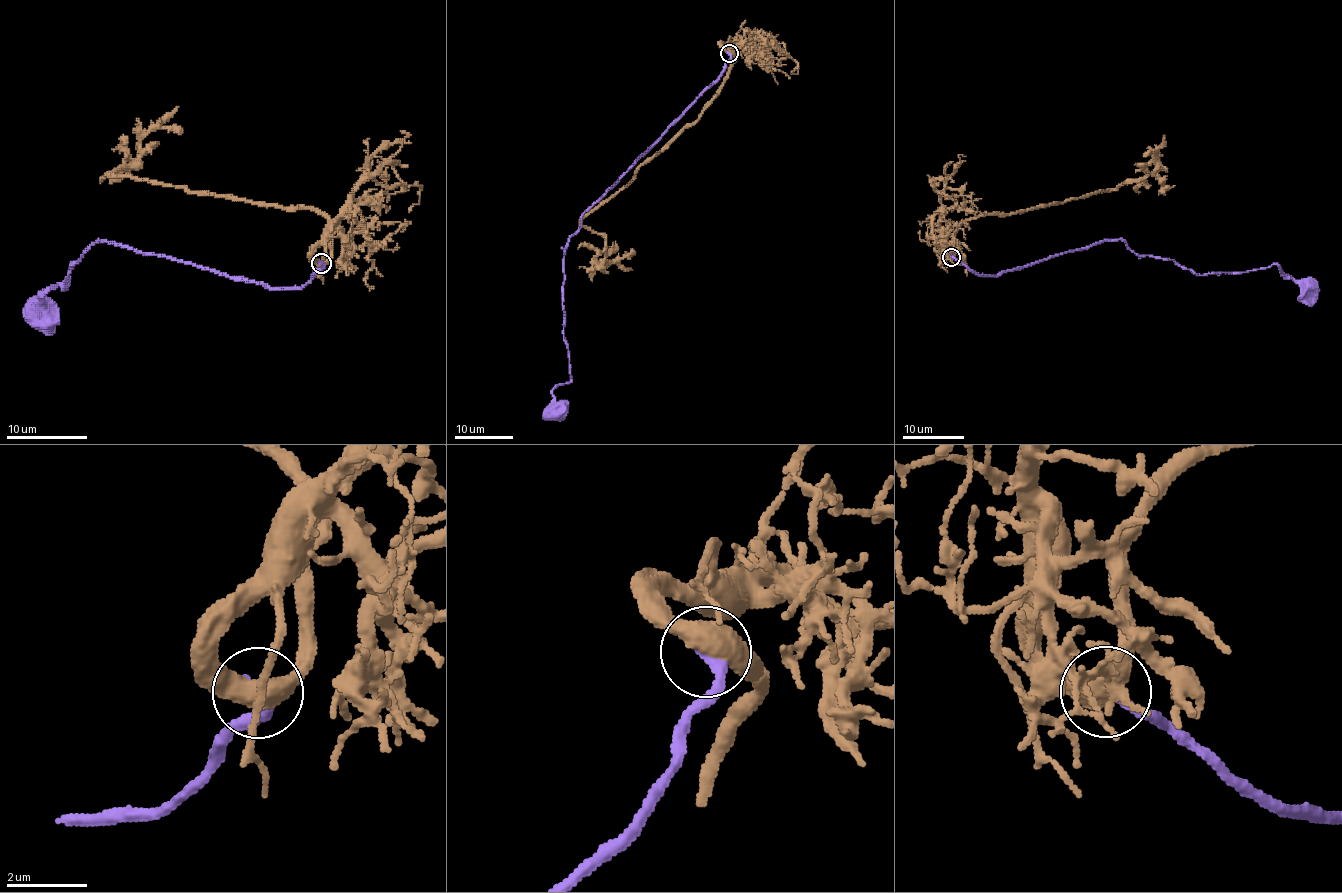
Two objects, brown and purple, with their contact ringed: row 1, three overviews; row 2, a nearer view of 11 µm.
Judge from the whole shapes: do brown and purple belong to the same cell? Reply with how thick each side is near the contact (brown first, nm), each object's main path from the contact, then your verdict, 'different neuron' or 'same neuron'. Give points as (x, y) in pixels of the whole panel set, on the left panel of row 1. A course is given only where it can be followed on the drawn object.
calibres 550 and 320 nm; course brown (320, 264), (330, 254), (334, 228), (313, 209), (261, 206), (107, 175), (134, 168), (141, 141), (178, 107); course purple (320, 264), (304, 285), (267, 288), (96, 240), (71, 266), (66, 287), (67, 279), (47, 287), (38, 308); same neuron

